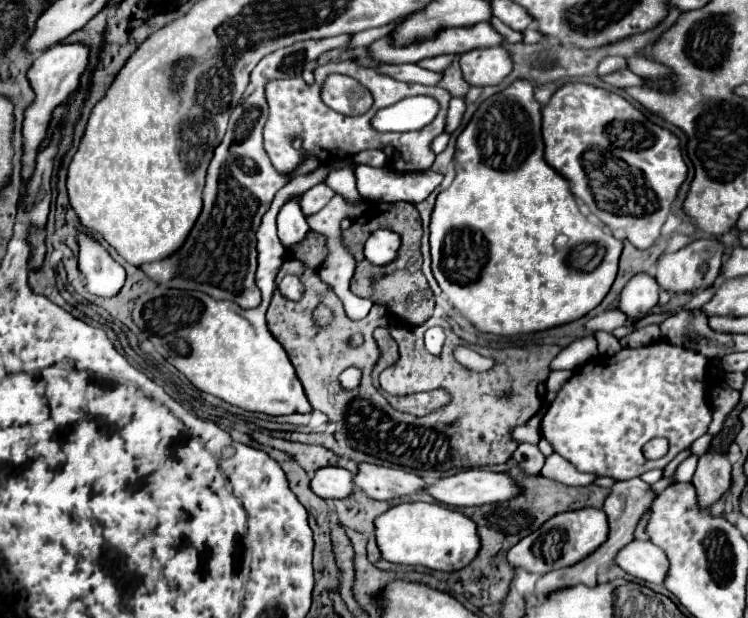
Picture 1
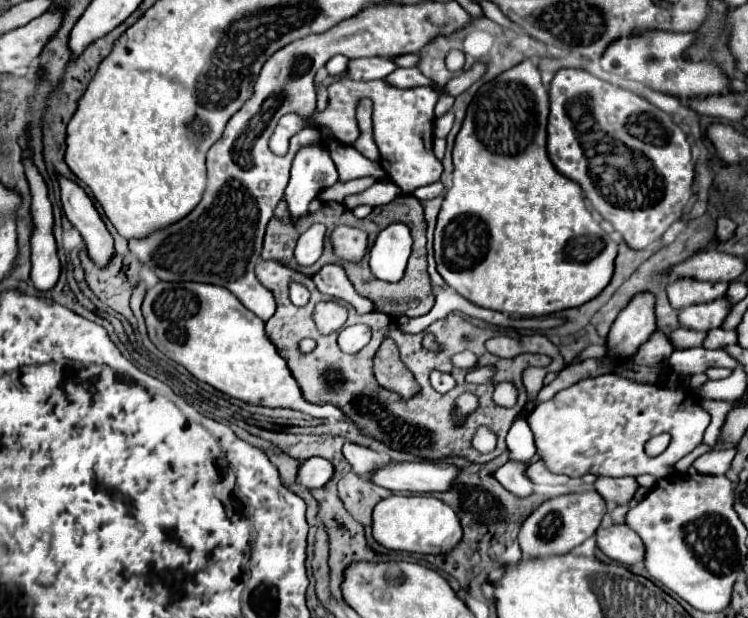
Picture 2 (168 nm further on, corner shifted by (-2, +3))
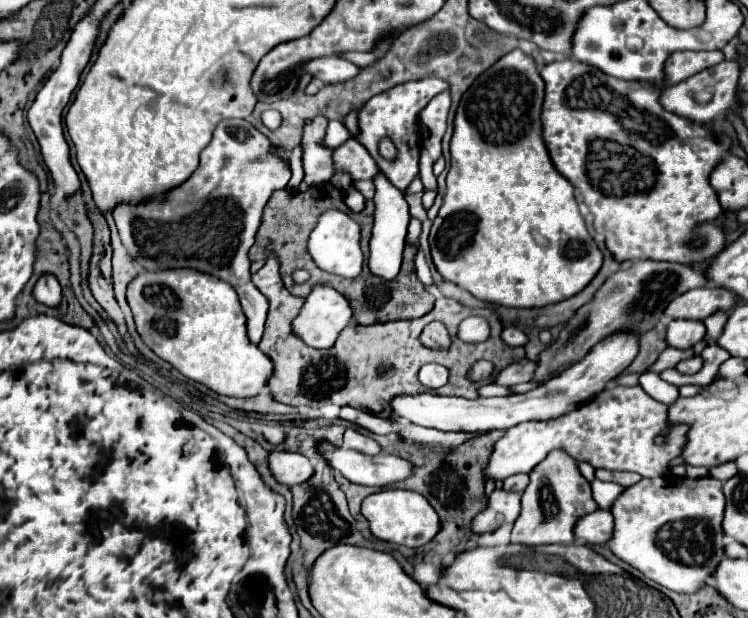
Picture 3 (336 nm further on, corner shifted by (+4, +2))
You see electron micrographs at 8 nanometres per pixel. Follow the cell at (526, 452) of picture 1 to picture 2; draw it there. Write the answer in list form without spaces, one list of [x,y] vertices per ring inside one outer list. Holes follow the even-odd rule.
[[[510,460],[496,472],[496,480],[512,494],[528,496],[528,494],[532,494],[532,482],[526,478],[526,466],[528,466],[528,462]]]

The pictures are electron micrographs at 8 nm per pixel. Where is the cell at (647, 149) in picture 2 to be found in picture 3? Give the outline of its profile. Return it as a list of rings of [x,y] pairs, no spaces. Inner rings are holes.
[[[719,50],[674,51],[664,63],[664,79],[658,83],[616,79],[604,75],[596,67],[588,67],[586,63],[572,59],[552,61],[542,67],[540,75],[546,81],[546,99],[541,120],[546,147],[556,169],[580,191],[584,203],[594,215],[594,231],[606,237],[606,247],[618,263],[656,259],[696,267],[700,261],[718,255],[726,247],[722,229],[710,223],[722,213],[716,191],[710,187],[710,173],[726,155],[730,155],[732,139],[718,137],[706,123],[694,123],[660,105],[660,93],[664,87],[676,85],[722,61],[724,55]],[[692,237],[704,237],[706,245],[690,249],[686,243]]]

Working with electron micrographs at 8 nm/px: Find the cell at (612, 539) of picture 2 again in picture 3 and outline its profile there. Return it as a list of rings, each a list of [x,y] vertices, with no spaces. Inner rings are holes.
[[[596,509],[588,515],[582,515],[574,525],[576,539],[588,543],[588,545],[604,545],[612,537],[614,519],[610,511]]]

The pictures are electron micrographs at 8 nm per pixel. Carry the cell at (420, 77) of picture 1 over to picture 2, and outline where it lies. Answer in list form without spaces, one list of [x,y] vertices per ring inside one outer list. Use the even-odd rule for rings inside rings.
[[[358,58],[348,62],[348,76],[354,80],[380,80],[398,70],[390,58]]]

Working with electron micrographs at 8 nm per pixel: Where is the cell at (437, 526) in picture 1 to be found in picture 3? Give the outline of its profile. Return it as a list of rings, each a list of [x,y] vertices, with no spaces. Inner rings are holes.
[[[384,489],[378,493],[372,493],[362,503],[362,515],[370,523],[370,531],[374,537],[406,547],[420,547],[428,543],[438,531],[440,531],[440,519],[432,505],[424,499],[424,495],[416,491],[404,491],[404,489]]]

